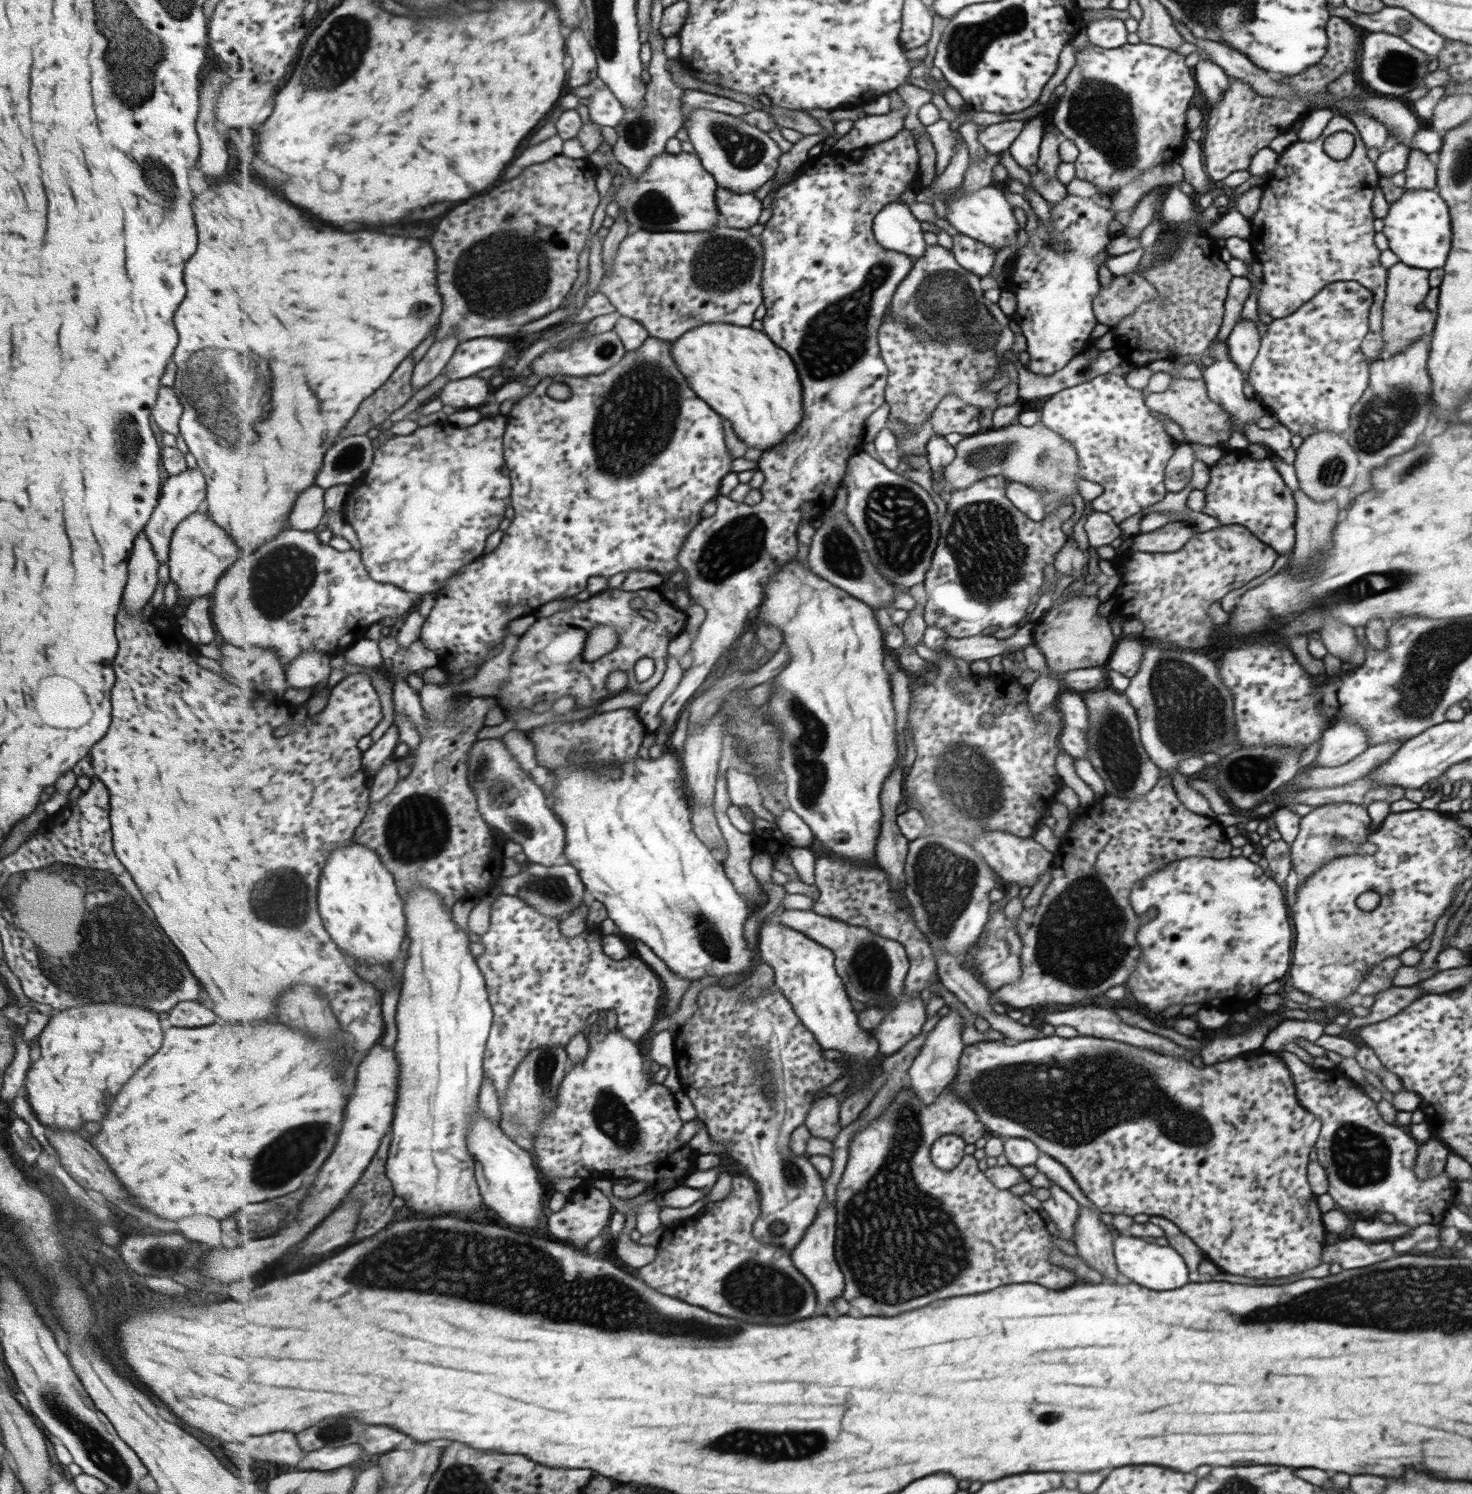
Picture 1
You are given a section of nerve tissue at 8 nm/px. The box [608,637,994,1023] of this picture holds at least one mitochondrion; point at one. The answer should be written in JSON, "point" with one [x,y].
{"point":[944,880]}

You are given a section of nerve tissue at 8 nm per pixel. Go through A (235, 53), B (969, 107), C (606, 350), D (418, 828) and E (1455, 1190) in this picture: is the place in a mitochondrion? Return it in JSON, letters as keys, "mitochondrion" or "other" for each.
{"A":"other","B":"other","C":"mitochondrion","D":"mitochondrion","E":"other"}

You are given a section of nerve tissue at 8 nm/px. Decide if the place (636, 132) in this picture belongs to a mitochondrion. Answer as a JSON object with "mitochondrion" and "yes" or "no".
{"mitochondrion":"yes"}

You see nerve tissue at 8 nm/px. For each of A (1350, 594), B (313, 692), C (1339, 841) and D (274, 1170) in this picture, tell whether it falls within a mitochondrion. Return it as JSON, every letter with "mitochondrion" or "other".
{"A":"mitochondrion","B":"other","C":"mitochondrion","D":"mitochondrion"}

